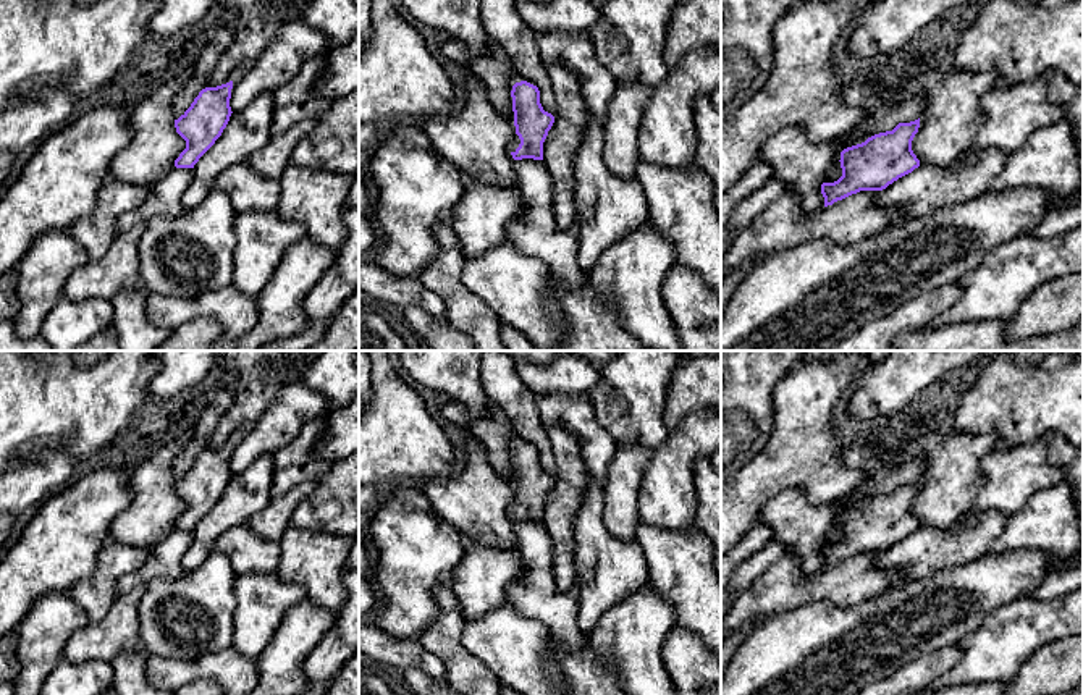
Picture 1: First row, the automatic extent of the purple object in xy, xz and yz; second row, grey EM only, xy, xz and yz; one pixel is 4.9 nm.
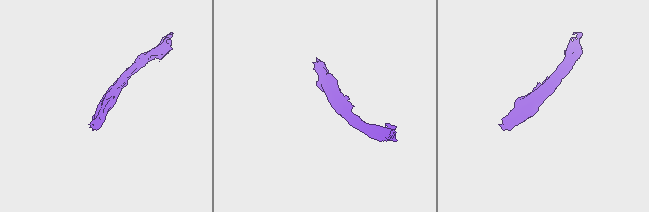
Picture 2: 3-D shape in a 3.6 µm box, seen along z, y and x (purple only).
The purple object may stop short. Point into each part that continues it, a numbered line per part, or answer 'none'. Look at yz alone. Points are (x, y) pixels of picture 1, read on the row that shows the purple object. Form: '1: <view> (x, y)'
none

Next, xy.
1: xy (240, 71)

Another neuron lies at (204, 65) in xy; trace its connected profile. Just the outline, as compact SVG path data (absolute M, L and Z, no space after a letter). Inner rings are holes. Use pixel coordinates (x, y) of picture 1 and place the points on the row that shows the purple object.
M228 18L226 23L215 31L209 44L196 58L188 82L173 102L175 120L184 115L184 112L191 107L199 92L207 87L209 78L213 73L218 58L231 45L233 39L234 21Z

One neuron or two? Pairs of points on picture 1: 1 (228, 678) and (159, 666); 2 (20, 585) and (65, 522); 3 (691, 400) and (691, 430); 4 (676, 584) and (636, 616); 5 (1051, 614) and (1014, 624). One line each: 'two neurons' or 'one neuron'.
1: one neuron
2: one neuron
3: two neurons
4: two neurons
5: one neuron

